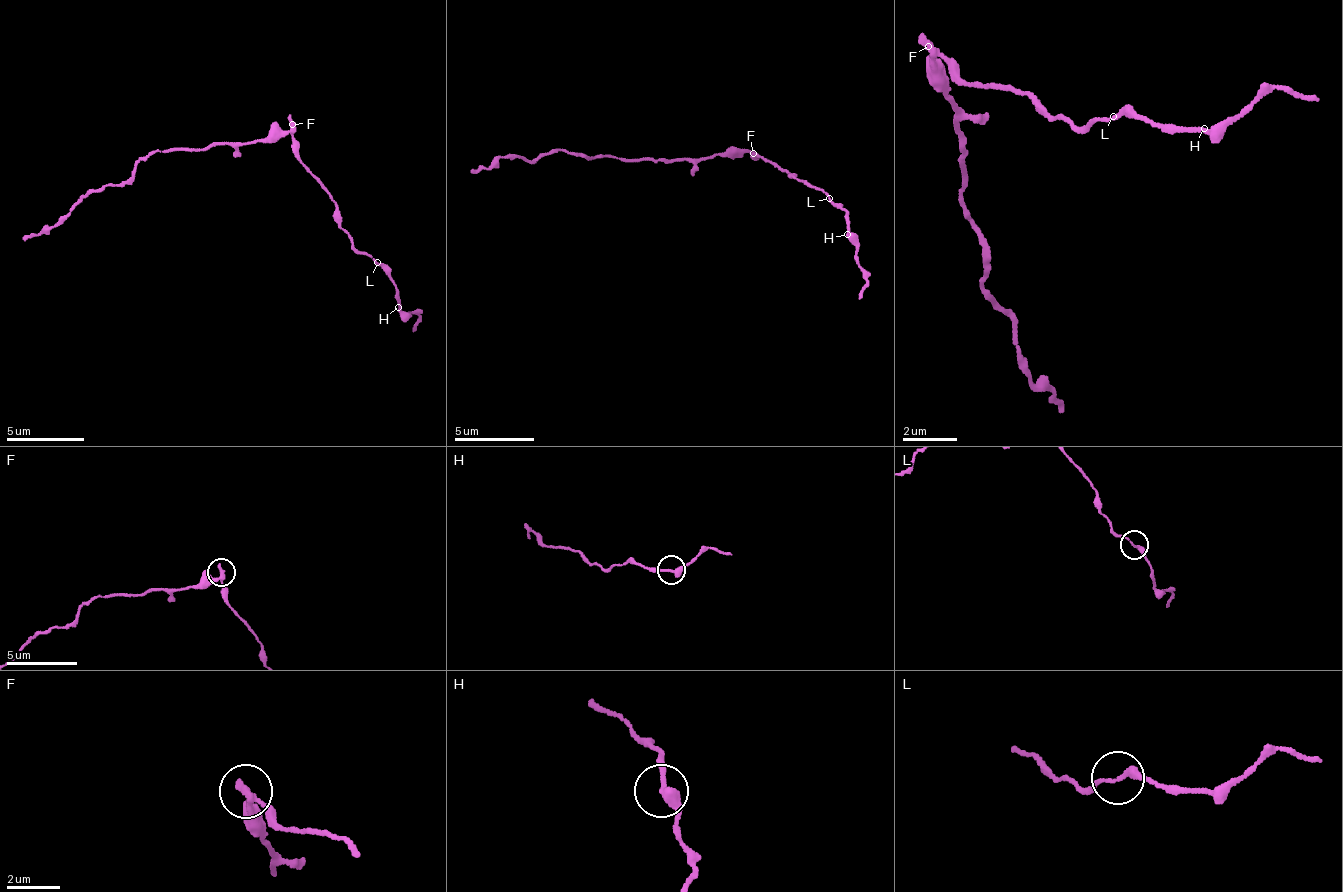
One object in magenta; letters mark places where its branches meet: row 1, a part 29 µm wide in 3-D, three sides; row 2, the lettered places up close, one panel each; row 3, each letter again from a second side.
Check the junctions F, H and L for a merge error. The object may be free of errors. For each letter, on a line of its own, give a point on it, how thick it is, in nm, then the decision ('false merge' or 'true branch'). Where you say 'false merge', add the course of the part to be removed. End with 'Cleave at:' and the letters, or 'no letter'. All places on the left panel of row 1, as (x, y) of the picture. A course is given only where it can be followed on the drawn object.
F: (292, 124) | 240 nm | false merge | (293, 126), (269, 130), (247, 143), (149, 152), (123, 182), (103, 184), (84, 194), (54, 226), (24, 241)
H: (398, 307) | 280 nm | true branch
L: (377, 262) | 170 nm | true branch
Cleave at: F

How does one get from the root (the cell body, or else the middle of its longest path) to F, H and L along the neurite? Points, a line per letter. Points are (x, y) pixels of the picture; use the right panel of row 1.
F: (944, 55), (937, 55), (930, 46)
H: (944, 55), (950, 57), (950, 75), (1027, 97), (1047, 113), (1086, 127), (1092, 120), (1124, 115), (1204, 128)
L: (944, 55), (950, 57), (950, 75), (1027, 97), (1047, 113), (1086, 127), (1092, 120), (1105, 122), (1111, 118)

